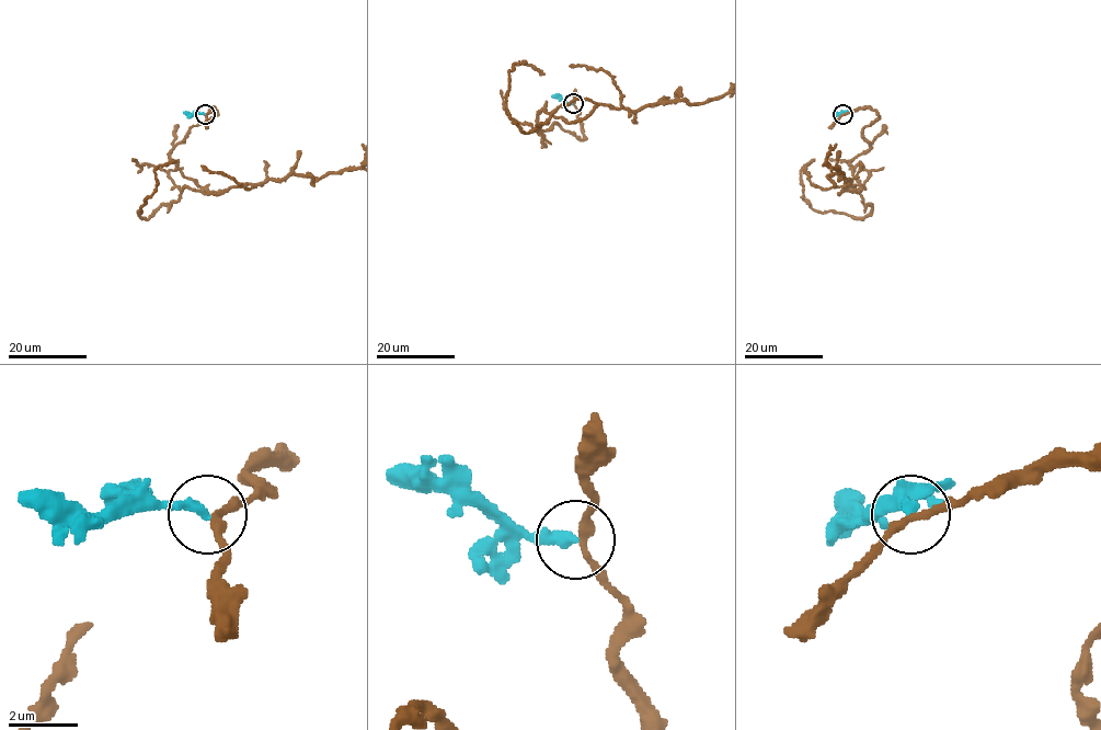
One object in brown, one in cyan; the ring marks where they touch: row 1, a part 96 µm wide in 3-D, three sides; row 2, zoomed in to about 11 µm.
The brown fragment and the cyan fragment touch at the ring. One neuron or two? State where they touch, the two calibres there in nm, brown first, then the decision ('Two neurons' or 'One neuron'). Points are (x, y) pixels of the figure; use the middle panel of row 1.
Place: (573, 103). Thickness 240 nm (brown) against 300 nm. Two neurons

